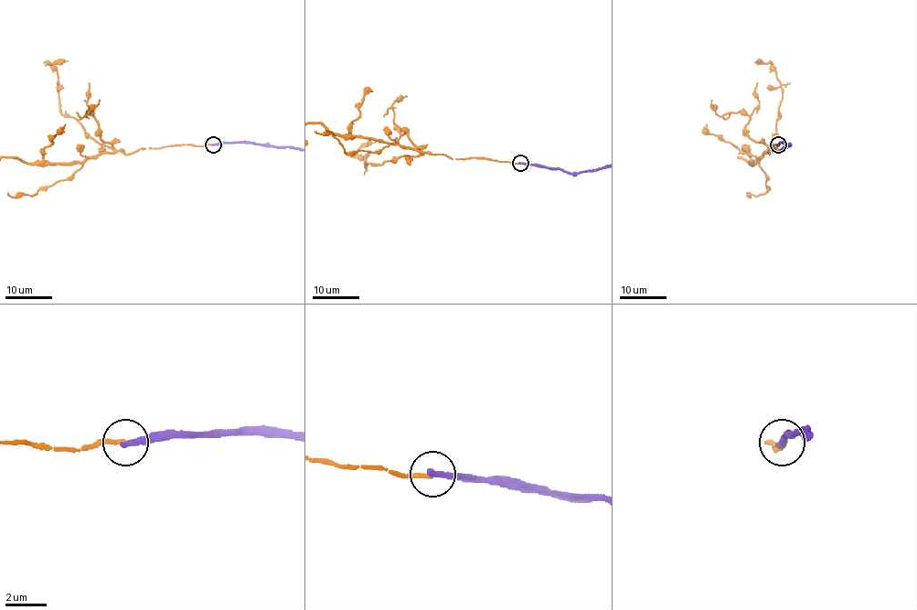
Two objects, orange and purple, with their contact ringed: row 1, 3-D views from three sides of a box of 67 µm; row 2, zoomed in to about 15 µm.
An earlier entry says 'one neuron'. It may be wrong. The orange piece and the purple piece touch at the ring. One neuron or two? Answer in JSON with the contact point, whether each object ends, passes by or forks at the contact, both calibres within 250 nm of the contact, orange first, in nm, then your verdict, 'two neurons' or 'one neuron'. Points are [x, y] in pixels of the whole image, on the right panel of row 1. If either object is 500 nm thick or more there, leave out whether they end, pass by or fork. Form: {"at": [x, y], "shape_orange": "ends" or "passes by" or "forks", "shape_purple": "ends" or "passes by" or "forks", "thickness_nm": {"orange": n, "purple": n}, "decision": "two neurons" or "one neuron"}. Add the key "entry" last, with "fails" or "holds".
{"at": [778, 144], "shape_orange": "ends", "shape_purple": "ends", "thickness_nm": {"orange": 200, "purple": 320}, "decision": "two neurons", "entry": "fails"}

